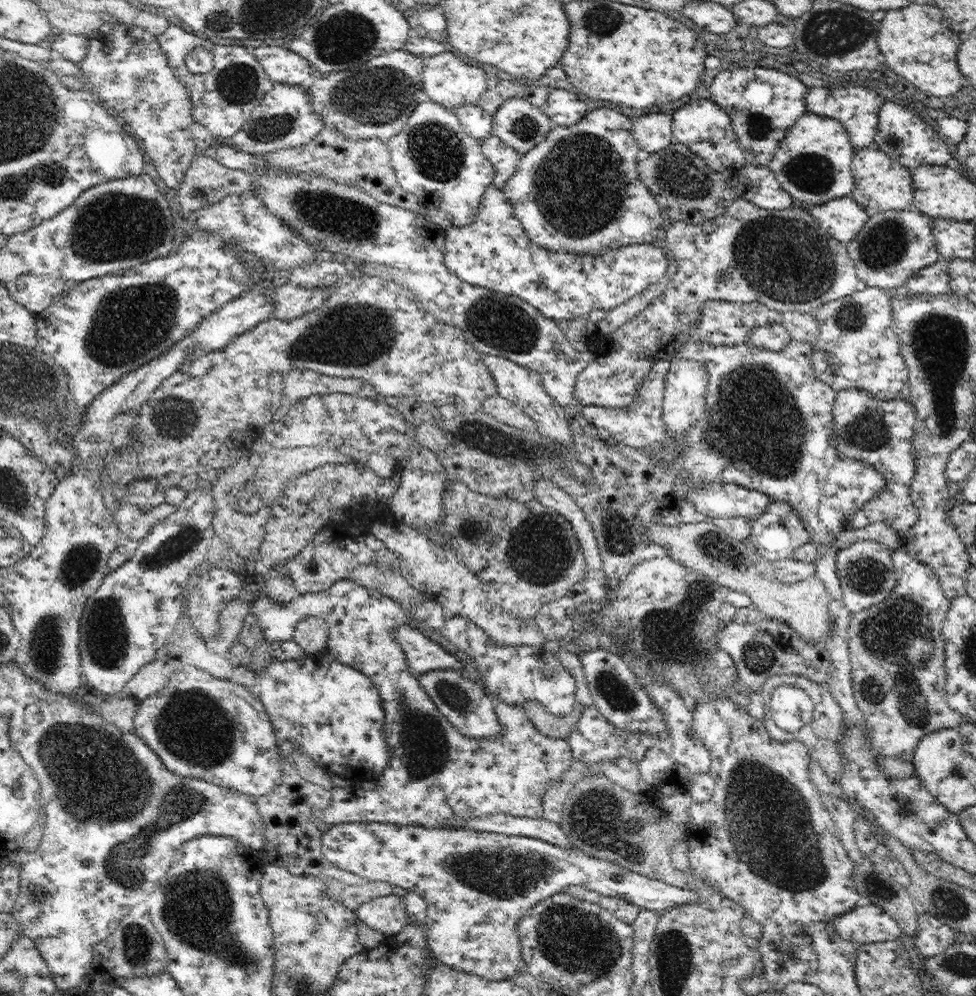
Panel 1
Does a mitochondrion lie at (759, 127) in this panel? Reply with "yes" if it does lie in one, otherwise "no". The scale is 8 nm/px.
yes

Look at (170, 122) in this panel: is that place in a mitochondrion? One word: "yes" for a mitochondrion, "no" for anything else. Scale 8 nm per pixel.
no

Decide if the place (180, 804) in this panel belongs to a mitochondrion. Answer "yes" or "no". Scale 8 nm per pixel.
yes

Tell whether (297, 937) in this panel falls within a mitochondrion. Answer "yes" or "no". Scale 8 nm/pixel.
no

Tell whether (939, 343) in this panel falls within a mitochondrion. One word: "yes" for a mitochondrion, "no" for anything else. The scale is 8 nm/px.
yes

